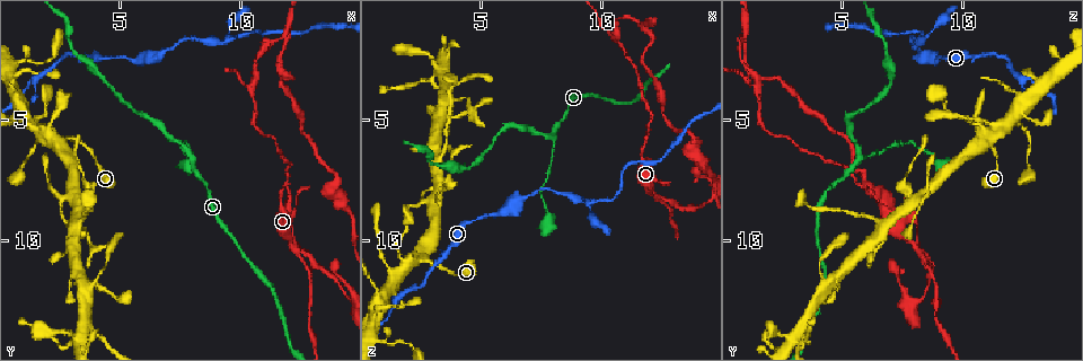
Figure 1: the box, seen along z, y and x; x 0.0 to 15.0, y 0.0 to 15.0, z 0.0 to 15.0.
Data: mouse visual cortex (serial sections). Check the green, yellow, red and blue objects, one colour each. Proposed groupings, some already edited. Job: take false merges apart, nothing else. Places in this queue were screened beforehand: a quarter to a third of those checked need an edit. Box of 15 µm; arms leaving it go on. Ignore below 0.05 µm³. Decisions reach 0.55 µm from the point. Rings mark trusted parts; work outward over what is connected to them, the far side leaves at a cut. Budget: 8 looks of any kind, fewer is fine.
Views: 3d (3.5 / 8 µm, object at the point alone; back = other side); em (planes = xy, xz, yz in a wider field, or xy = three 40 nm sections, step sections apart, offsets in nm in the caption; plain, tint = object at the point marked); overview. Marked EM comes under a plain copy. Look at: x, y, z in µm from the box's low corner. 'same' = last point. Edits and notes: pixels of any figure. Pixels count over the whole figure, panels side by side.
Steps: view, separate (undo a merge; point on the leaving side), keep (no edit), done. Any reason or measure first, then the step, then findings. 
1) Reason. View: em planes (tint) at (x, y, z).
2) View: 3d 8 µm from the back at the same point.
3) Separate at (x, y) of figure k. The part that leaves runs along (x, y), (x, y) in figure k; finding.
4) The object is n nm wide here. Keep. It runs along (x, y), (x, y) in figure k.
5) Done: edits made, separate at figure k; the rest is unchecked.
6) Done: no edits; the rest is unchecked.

Three arms meet. View: 3d 3.5 µm at (9.3, 1.8, 8.3).

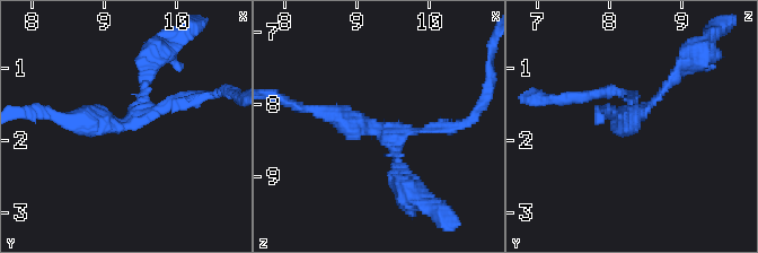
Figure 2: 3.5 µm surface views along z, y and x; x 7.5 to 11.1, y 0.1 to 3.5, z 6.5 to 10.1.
3 arms meet here; the arms are 100, 150, 250 nm wide; now the EM. View: em planes (tint) at (9.35, 1.75, 8.35).

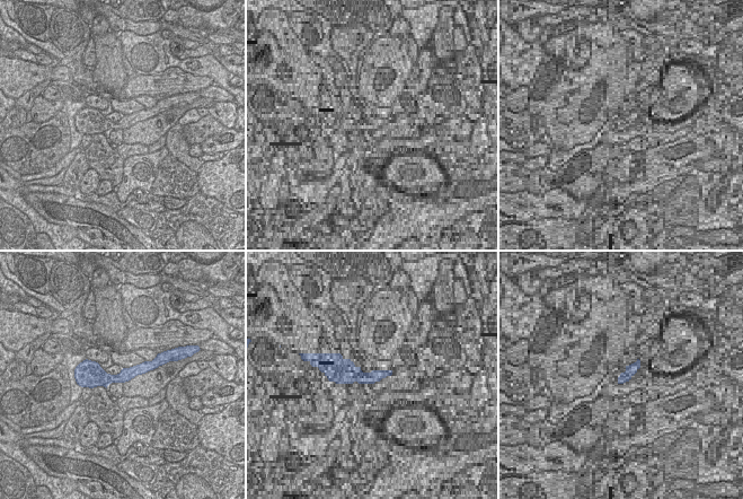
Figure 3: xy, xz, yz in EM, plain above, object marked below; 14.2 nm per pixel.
Keep. It runs along (152, 364), (118, 378), (83, 374) in figure 3; one cell here.

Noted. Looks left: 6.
Thin neck. View: 3d 3.5 µm at (10.9, 1.4, 7.4).

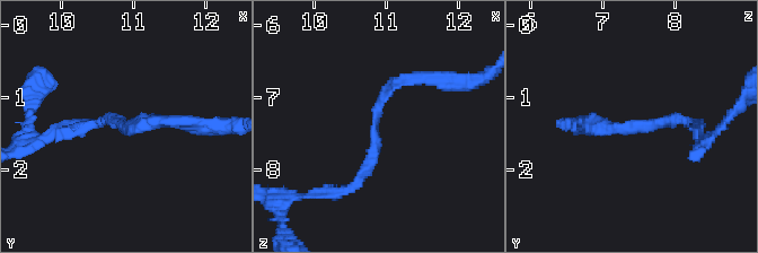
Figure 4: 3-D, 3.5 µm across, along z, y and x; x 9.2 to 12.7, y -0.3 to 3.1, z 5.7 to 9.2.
The arms are 150, 150 nm wide. View: em xy step 2 (tint) at (10.90, 1.50, 7.35).

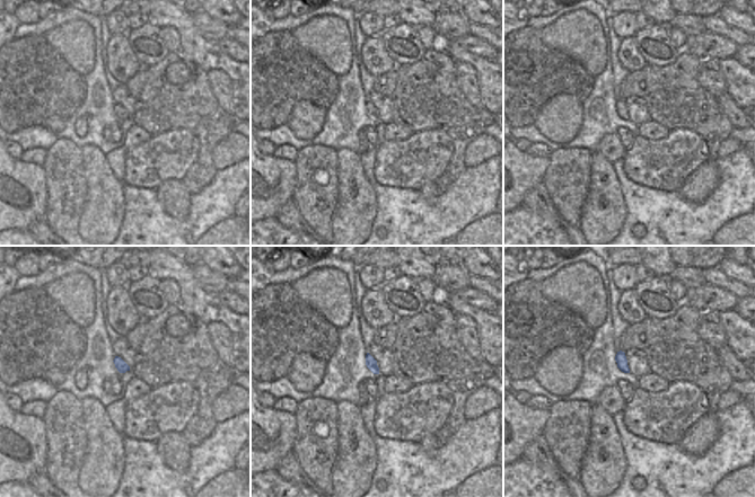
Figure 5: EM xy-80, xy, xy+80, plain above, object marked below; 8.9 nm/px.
Keep. It runs along (352, 185), (373, 156), (387, 90), (422, 78) in figure 4; all the same cell.

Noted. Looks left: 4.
Three arms meet. View: 3d 8 µm at (8.0, 6.6, 5.7).

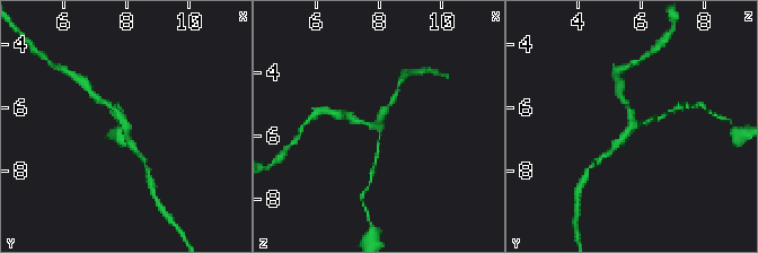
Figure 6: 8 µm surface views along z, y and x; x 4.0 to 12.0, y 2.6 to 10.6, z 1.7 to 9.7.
Closer look. View: 3d 3.5 µm from the back at (8.0, 6.6, 5.7).

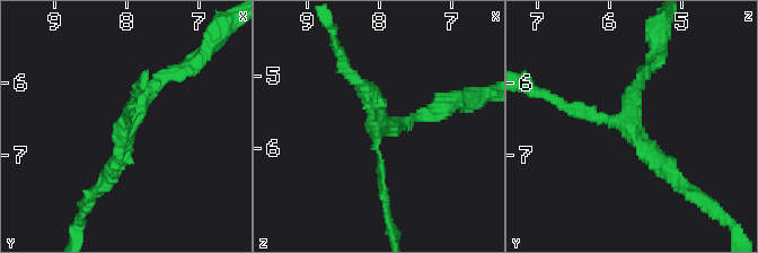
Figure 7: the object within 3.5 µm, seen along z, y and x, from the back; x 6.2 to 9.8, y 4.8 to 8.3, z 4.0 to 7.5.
View: em xy step 3 (tint) at (8.05, 6.55, 5.70).

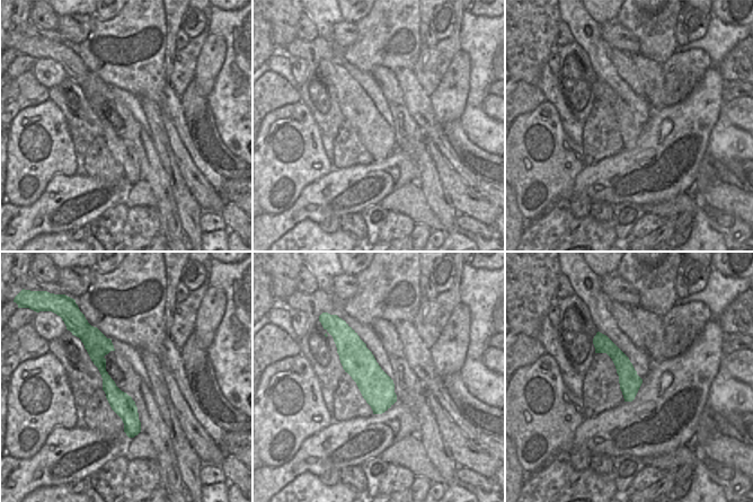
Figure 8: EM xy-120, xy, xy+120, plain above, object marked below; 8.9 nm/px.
3 arms meet here; the arms are 100, 200, 250 nm wide. Keep. It runs along (106, 182), (133, 108), (175, 73) in figure 7; continuous, no second cell.

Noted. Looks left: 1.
Done: no edits; the rest is unchecked.

